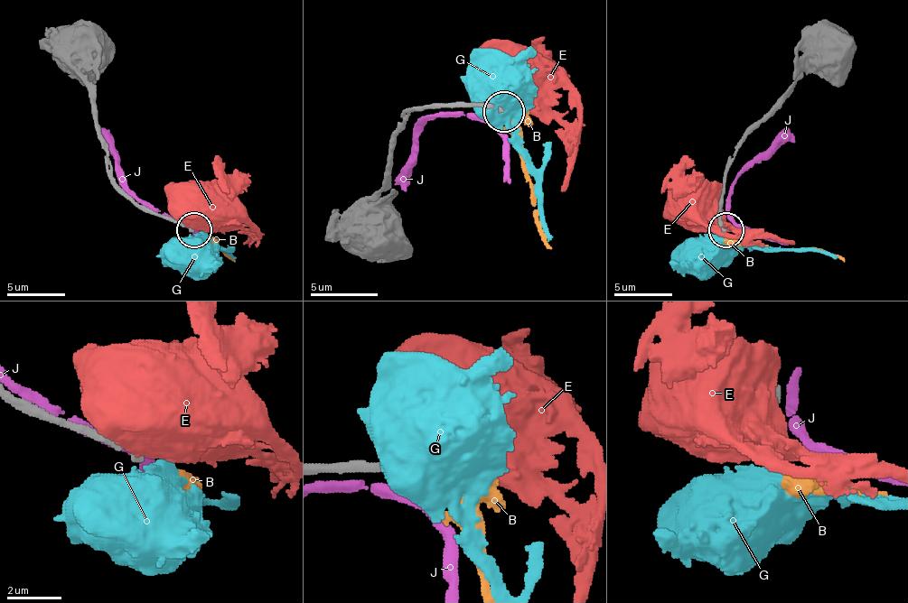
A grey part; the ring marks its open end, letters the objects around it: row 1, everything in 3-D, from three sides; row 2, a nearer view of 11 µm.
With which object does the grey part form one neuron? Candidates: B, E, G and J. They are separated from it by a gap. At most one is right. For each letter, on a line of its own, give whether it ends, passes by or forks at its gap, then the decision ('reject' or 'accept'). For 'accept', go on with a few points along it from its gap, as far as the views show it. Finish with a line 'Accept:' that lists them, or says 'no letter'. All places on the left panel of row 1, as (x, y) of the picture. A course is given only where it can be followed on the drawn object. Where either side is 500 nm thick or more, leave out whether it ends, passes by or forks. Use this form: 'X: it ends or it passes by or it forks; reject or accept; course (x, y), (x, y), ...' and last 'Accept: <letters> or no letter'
B: it forks; reject
E: reject
G: reject
J: it passes by; reject
Accept: no letter

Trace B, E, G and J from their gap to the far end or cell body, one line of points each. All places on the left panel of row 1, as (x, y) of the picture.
B: (197, 239), (209, 248), (220, 248), (236, 263)
E: (201, 225), (203, 204)
G: (197, 234), (206, 245), (203, 254), (197, 254)
J: (186, 227), (151, 210), (133, 192), (118, 169), (118, 152), (98, 128)

